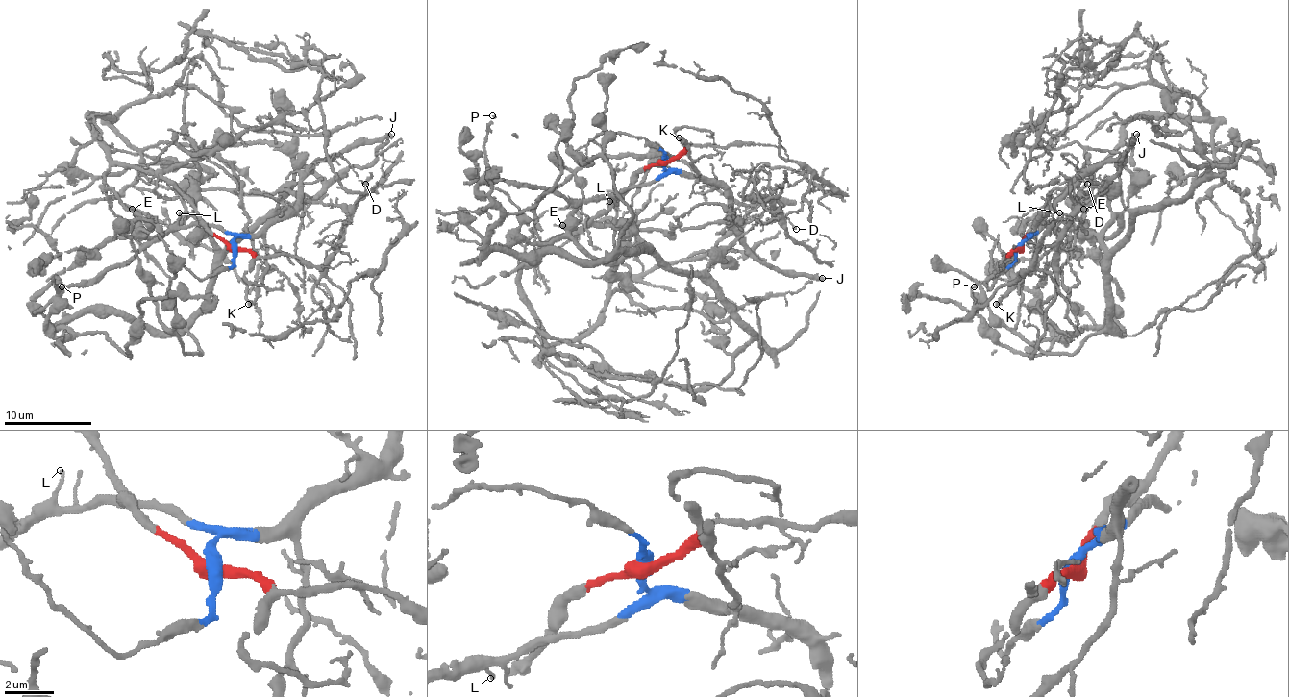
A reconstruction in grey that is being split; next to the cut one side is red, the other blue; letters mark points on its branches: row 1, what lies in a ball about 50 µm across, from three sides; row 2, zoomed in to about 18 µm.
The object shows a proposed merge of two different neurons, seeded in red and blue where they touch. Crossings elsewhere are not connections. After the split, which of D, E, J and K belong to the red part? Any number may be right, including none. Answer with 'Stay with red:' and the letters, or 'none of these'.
Stay with red: E

